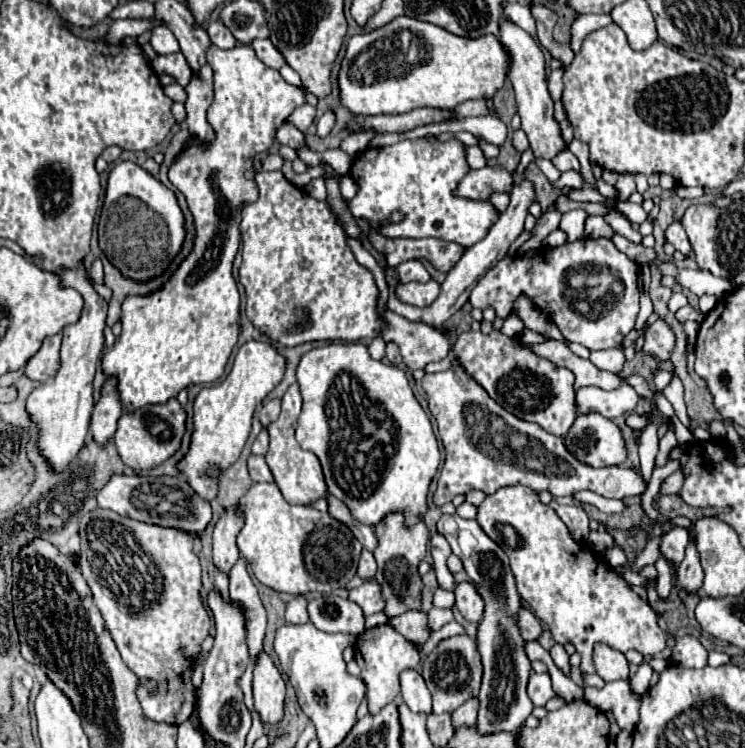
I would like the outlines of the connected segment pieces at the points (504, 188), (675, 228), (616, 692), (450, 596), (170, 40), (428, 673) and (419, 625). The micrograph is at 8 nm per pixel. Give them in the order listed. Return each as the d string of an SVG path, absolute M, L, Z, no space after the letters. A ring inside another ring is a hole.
M484 165L482 169L470 169L454 189L454 195L474 201L490 201L494 193L510 193L512 185L512 173L506 167Z
M680 223L668 225L668 229L664 231L664 235L666 235L666 241L676 247L676 251L680 251L680 253L684 253L684 255L692 251L692 247L690 247L690 243L688 243L688 237L686 237L686 231L682 229Z
M614 681L606 683L604 689L586 687L584 689L584 701L592 705L592 699L596 699L596 707L602 711L612 709L618 725L626 731L634 731L634 725L638 723L638 707L640 699L630 693L628 681Z
M438 587L434 593L434 607L454 607L454 593Z
M164 25L157 26L152 31L152 49L156 53L178 53L178 41L173 33Z
M468 635L442 639L426 657L422 665L422 677L434 699L434 713L452 713L464 701L476 697L482 679L482 659L478 657L478 649L474 649L474 639Z
M412 609L410 613L402 613L402 617L392 617L390 625L396 631L400 631L406 639L416 643L416 645L424 645L430 639L430 635L432 635L426 611Z

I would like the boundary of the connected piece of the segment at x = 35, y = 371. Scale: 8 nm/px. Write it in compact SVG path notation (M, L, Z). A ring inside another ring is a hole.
M52 335L46 337L40 351L28 361L24 373L40 383L50 381L50 377L54 377L54 373L58 373L58 349L62 343L62 335Z

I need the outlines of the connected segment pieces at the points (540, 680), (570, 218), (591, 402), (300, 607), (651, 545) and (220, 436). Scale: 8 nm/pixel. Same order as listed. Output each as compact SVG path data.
M532 673L528 681L528 695L536 707L544 707L552 697L556 697L552 689L552 681L548 673Z
M584 209L568 211L568 213L562 215L560 229L566 231L572 241L576 241L576 239L580 239L582 233L584 233L584 219L586 219L586 211L584 211Z
M620 385L614 391L604 391L598 387L582 387L576 391L576 405L578 405L578 413L602 413L602 417L620 417L626 411L632 413L634 407L638 403L638 393L630 387L630 385Z
M304 597L292 599L292 601L288 603L288 607L286 607L286 621L292 623L292 625L302 625L302 623L310 621L310 619L308 619L308 613L306 613L306 603L308 603L308 601L306 601Z
M652 537L648 543L646 543L646 547L644 547L644 551L640 553L640 557L634 561L634 565L632 567L628 567L628 569L632 569L632 571L638 571L640 567L644 567L644 565L652 565L658 557L660 557L660 551L658 551L658 543L660 543L660 537Z
M248 341L240 347L230 375L210 387L204 387L194 401L194 431L186 455L176 463L188 485L198 497L212 501L218 495L218 477L210 471L228 469L242 453L252 427L252 415L258 403L282 381L286 373L286 357L276 347L262 341Z

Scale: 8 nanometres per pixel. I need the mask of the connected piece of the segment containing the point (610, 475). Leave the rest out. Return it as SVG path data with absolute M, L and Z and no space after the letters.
M454 365L450 371L424 375L422 389L426 391L428 409L432 411L438 435L444 443L446 461L440 469L434 505L442 507L452 501L458 493L466 495L472 489L484 491L486 495L494 493L504 485L528 485L536 493L550 491L556 495L574 495L576 491L594 491L602 497L624 499L644 495L648 483L642 473L632 467L602 467L594 469L582 465L564 445L562 437L546 433L540 425L522 421L502 409L490 395L474 383L460 365Z

